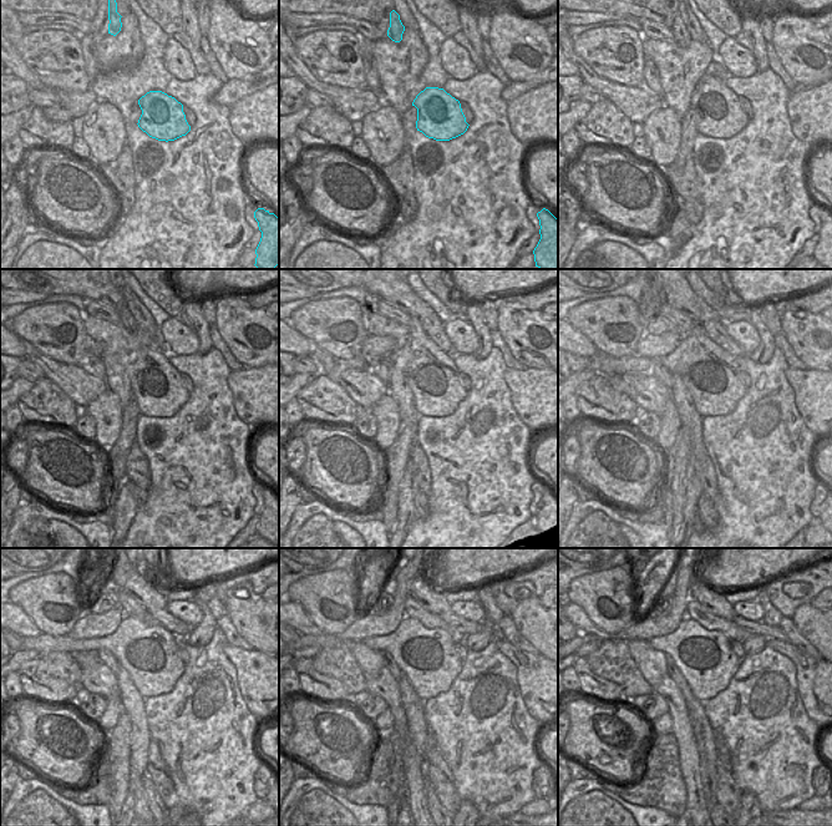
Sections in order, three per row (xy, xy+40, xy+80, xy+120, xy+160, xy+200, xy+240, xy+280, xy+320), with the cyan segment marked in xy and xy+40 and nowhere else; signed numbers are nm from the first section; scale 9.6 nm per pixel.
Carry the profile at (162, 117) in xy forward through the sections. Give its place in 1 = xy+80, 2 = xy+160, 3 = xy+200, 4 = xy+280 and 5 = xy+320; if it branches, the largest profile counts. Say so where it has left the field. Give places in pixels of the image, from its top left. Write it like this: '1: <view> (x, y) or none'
1: xy+80 (718, 111)
2: xy+160 (432, 376)
3: xy+200 (709, 371)
4: xy+280 (427, 657)
5: xy+320 (705, 658)

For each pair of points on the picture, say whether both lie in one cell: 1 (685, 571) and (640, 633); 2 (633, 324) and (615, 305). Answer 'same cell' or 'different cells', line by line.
1: same cell
2: same cell

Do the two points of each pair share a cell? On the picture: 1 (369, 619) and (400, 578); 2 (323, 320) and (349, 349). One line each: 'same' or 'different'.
1: same
2: same

